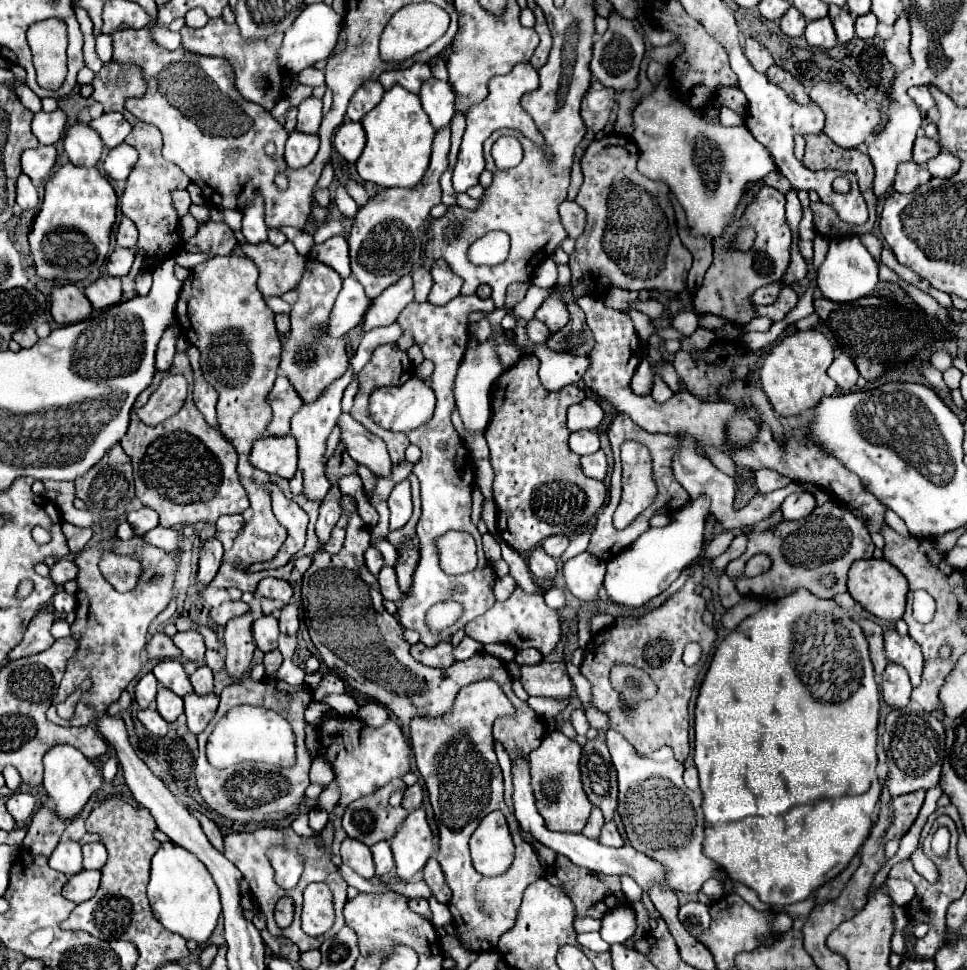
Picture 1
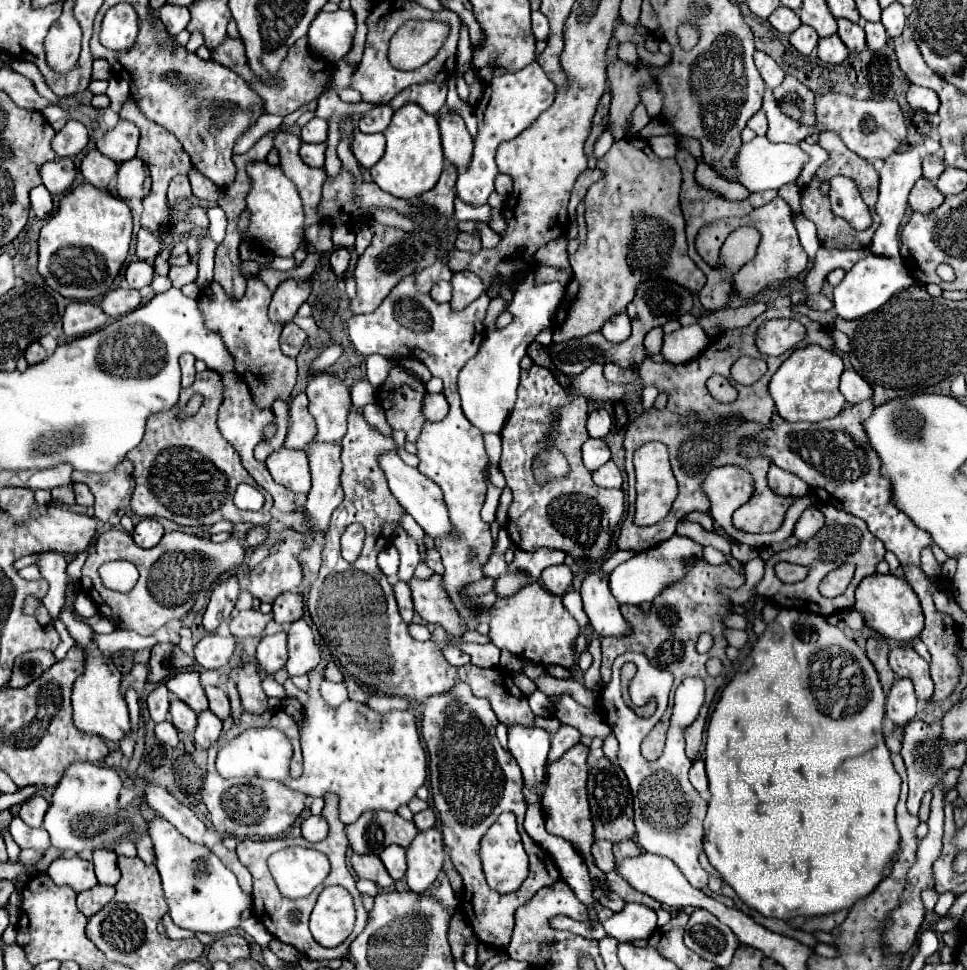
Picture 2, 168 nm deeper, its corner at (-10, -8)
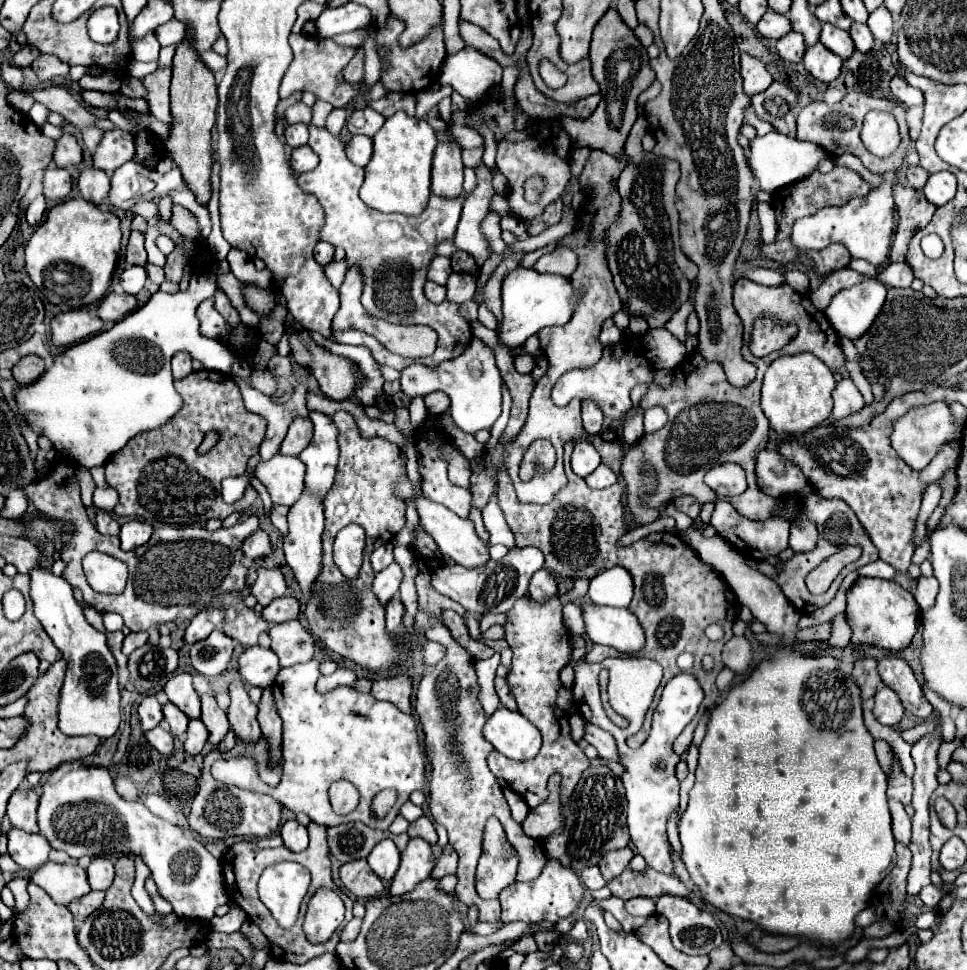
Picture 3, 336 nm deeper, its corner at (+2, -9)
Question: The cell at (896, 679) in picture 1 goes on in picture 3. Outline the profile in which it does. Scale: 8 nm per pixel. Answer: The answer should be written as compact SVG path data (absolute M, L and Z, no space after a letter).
M882 685L878 689L878 693L874 695L874 717L882 723L882 725L888 725L888 727L894 727L900 723L902 715L904 715L904 707L902 707L902 701L898 699L898 695L888 687L888 685Z

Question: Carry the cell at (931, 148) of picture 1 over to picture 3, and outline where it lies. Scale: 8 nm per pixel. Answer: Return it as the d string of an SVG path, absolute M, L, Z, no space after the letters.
M910 165L908 167L908 173L906 173L906 179L908 179L908 185L914 187L914 189L922 189L926 179L928 179L928 171L922 167L922 165Z

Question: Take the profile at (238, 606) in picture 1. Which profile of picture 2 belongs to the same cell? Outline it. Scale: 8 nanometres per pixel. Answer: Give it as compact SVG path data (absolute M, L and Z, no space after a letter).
M242 610L230 618L230 632L236 638L254 638L264 632L270 620L272 614L262 614L260 610Z

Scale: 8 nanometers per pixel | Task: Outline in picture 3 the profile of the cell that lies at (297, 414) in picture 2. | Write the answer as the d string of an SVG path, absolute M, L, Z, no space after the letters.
M296 417L290 423L288 435L284 437L282 445L280 445L280 453L282 455L300 455L304 447L308 447L308 441L312 437L312 423L308 417Z

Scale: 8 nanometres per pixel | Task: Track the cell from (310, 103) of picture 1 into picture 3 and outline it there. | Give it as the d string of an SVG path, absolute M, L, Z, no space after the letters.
M296 123L296 125L288 125L286 133L286 143L290 147L302 147L308 143L308 125L306 123Z

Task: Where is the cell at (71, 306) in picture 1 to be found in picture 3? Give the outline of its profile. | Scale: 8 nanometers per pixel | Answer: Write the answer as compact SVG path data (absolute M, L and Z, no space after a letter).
M86 309L60 311L52 319L52 341L58 347L68 347L80 343L82 339L96 335L104 327L100 317L90 315Z

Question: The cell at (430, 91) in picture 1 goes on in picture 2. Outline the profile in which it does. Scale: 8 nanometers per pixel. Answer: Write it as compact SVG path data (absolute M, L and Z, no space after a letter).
M442 114L440 132L442 132L444 158L458 170L468 168L472 160L474 144L472 144L472 136L466 130L464 120L458 114Z

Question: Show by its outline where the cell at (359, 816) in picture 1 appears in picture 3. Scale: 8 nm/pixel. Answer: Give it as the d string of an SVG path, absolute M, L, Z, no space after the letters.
M360 821L328 827L328 847L330 847L330 853L340 863L368 857L368 853L374 849L374 845L378 845L382 839L392 839L396 843L396 847L402 851L410 837L406 833L392 835L390 831L372 829L368 825L362 825Z

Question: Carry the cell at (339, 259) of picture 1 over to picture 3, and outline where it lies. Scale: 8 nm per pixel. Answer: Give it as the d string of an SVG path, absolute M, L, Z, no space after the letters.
M318 243L314 249L314 259L320 265L328 265L334 259L334 247L330 243Z

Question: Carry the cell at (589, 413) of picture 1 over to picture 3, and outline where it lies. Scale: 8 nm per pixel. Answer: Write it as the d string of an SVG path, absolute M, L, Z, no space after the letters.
M582 401L582 423L584 423L584 431L588 435L596 435L602 429L604 423L604 415L600 411L600 407L596 407L594 401Z

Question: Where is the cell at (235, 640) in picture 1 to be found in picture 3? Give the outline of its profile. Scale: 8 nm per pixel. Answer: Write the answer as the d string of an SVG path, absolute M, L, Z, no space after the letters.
M240 679L230 683L230 697L232 703L228 707L228 721L238 737L244 741L256 741L260 737L260 725L256 721L256 705L250 701L244 683Z

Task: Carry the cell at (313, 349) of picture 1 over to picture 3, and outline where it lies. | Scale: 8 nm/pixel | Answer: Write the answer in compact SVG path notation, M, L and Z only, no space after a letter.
M310 411L310 421L314 423L314 437L310 445L300 453L300 461L306 465L306 487L324 497L334 483L336 463L338 463L338 429L332 417Z

